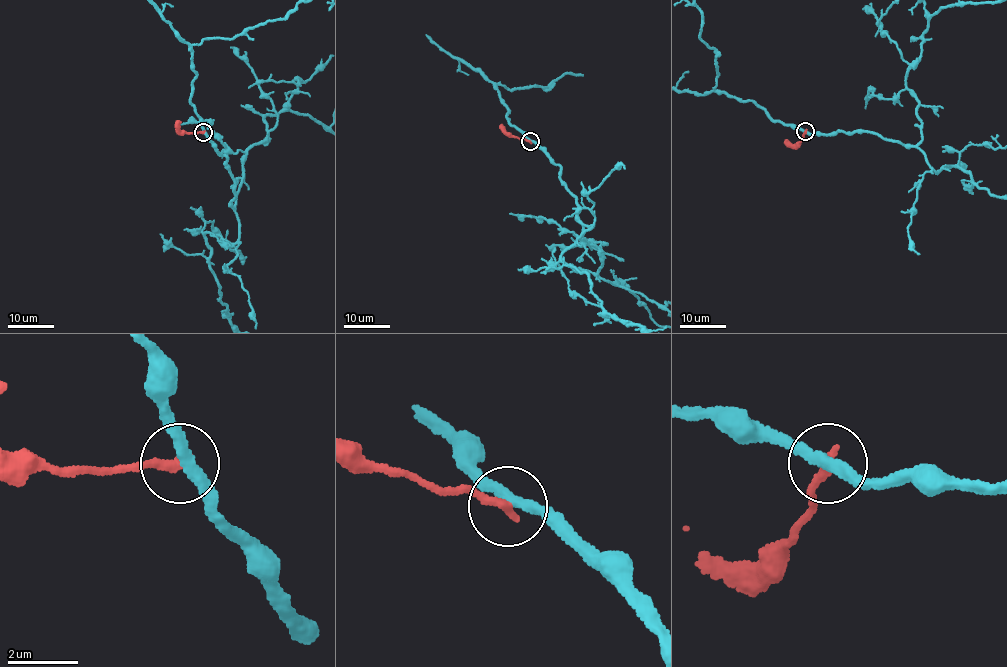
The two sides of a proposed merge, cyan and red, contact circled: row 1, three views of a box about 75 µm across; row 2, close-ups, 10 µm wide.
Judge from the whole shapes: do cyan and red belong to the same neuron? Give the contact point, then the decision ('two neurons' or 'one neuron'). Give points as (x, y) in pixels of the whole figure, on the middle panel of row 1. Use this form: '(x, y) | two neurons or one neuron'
(530, 141) | two neurons

